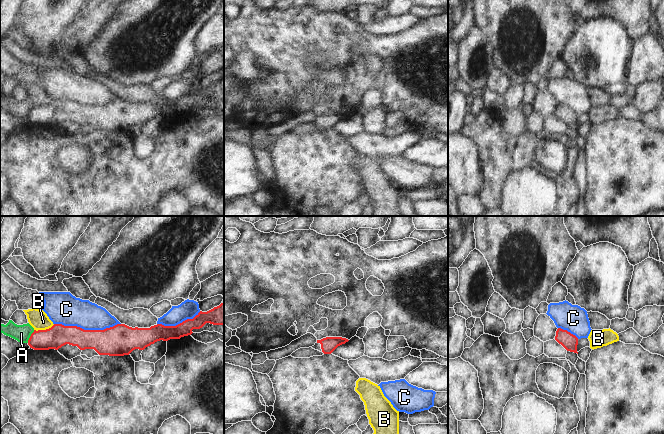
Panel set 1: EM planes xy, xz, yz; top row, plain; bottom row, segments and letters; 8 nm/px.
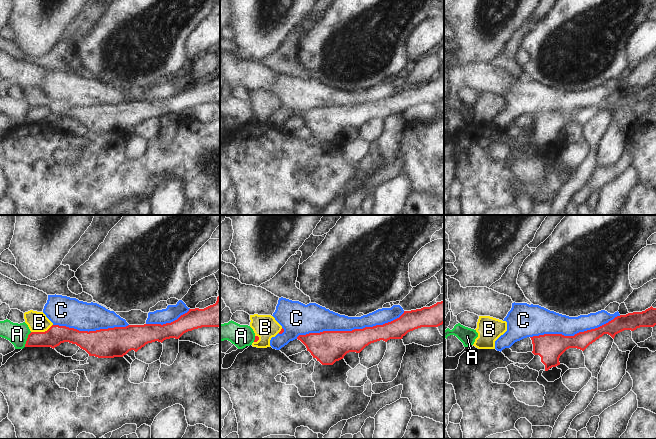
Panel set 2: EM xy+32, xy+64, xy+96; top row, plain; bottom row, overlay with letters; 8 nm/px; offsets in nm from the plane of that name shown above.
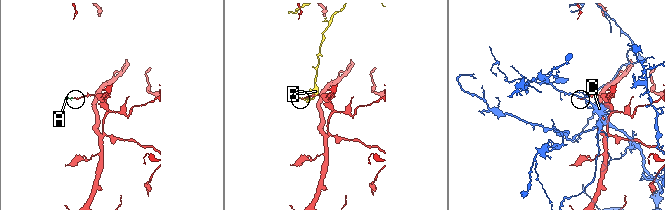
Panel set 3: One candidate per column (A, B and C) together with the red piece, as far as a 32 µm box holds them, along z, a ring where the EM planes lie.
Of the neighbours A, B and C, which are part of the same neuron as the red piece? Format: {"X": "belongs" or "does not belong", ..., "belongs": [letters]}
{"A": "does not belong", "B": "does not belong", "C": "does not belong", "belongs": []}

